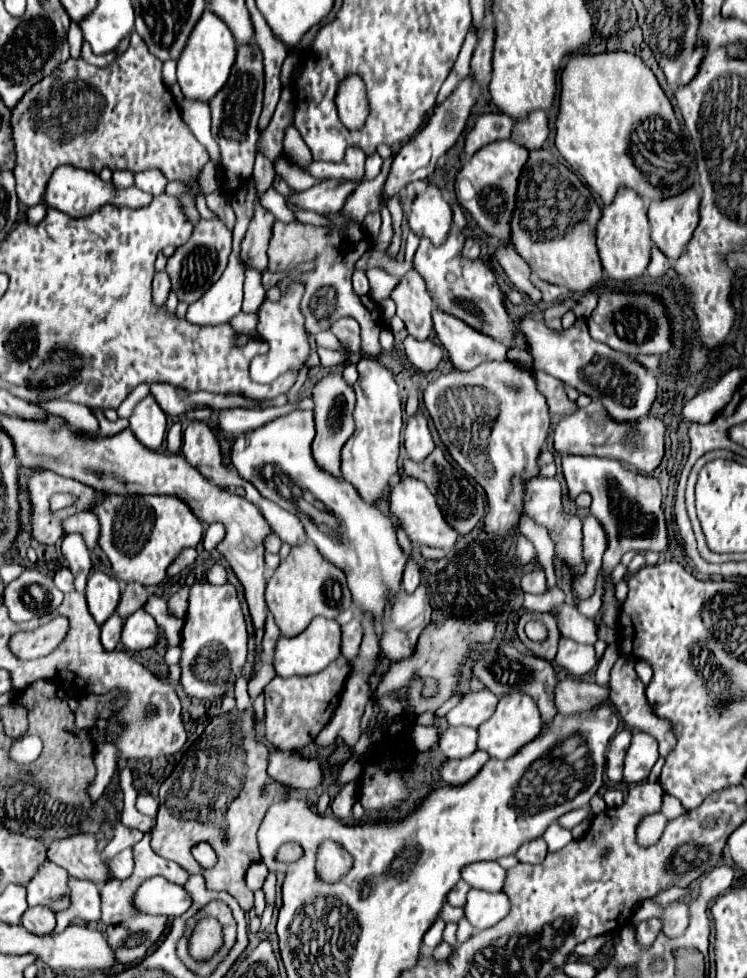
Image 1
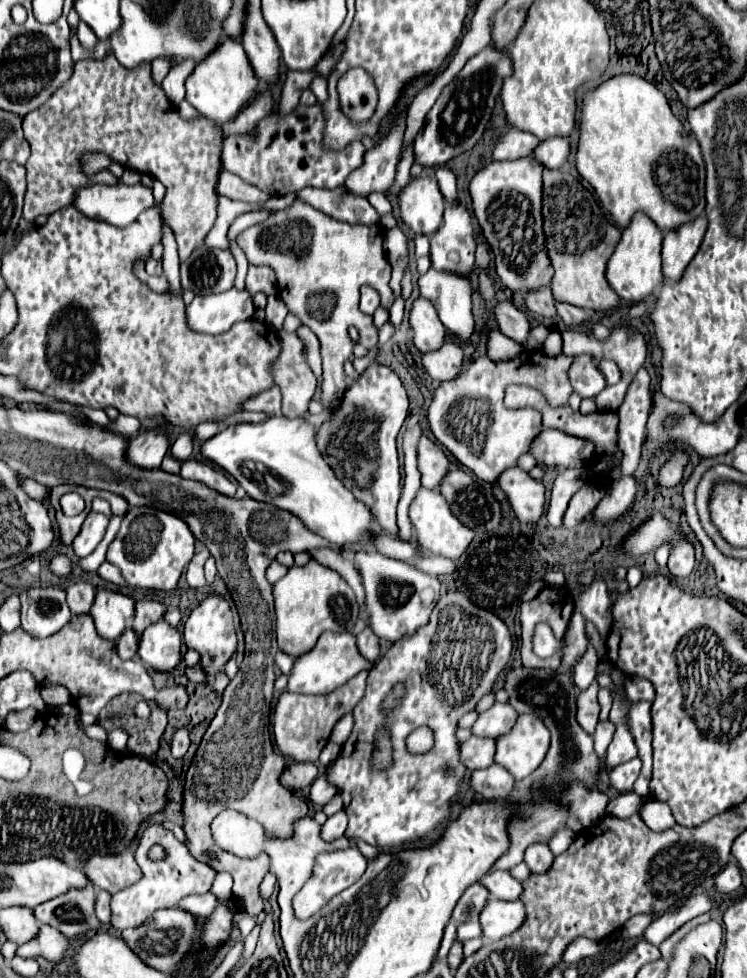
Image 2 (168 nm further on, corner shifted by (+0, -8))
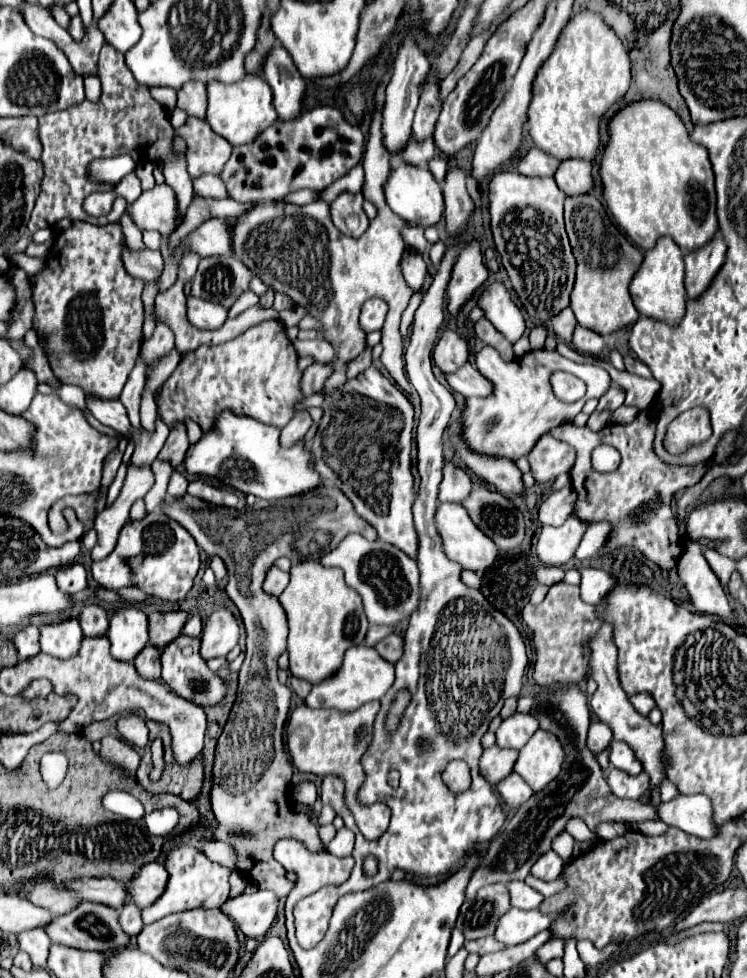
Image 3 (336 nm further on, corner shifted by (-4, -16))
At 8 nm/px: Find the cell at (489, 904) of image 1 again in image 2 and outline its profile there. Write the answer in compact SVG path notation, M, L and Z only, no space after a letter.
M490 898L480 916L484 938L488 940L500 940L504 936L510 936L524 924L524 920L526 920L526 910L520 900L506 902Z

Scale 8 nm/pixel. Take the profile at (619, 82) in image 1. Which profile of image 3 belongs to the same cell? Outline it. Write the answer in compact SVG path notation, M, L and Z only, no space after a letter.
M638 100L626 104L610 118L608 134L610 140L602 152L598 174L604 188L604 200L630 240L640 250L648 250L660 236L670 236L682 254L704 246L718 228L714 172L706 148L690 140L680 116L660 100Z

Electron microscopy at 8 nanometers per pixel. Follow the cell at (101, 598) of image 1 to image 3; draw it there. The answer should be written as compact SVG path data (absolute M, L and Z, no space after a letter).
M118 608L110 616L106 636L112 644L112 656L122 662L132 662L148 644L148 618L140 608Z

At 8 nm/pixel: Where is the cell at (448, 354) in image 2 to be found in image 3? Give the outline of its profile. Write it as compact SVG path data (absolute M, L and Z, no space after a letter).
M466 362L462 368L458 368L458 372L446 374L448 384L452 386L452 390L460 392L462 396L488 396L492 392L492 386L488 380L484 380L484 376L472 368L470 362Z

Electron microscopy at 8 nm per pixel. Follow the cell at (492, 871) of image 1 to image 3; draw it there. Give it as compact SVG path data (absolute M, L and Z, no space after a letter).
M510 882L506 884L508 892L510 892L510 904L514 908L522 908L522 910L534 910L540 906L540 902L544 900L544 896L540 892L536 892L534 888L530 888L528 884L524 882Z

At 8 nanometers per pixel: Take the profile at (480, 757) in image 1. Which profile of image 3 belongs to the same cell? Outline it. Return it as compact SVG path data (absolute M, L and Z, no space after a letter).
M512 772L510 776L506 776L506 780L496 784L496 792L500 794L502 802L510 808L518 808L522 802L526 802L534 792L532 788L516 774Z

